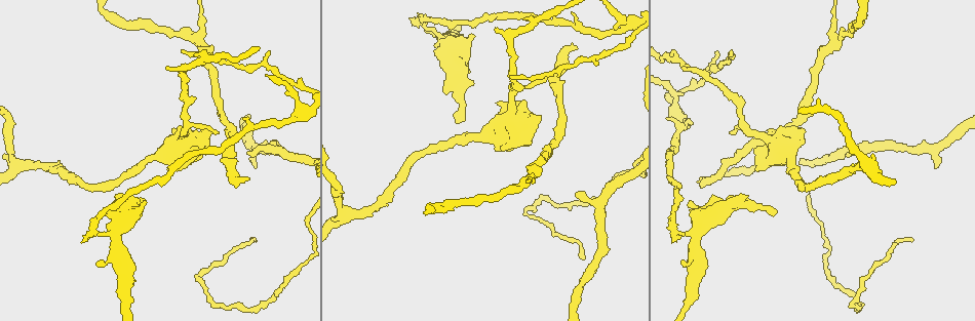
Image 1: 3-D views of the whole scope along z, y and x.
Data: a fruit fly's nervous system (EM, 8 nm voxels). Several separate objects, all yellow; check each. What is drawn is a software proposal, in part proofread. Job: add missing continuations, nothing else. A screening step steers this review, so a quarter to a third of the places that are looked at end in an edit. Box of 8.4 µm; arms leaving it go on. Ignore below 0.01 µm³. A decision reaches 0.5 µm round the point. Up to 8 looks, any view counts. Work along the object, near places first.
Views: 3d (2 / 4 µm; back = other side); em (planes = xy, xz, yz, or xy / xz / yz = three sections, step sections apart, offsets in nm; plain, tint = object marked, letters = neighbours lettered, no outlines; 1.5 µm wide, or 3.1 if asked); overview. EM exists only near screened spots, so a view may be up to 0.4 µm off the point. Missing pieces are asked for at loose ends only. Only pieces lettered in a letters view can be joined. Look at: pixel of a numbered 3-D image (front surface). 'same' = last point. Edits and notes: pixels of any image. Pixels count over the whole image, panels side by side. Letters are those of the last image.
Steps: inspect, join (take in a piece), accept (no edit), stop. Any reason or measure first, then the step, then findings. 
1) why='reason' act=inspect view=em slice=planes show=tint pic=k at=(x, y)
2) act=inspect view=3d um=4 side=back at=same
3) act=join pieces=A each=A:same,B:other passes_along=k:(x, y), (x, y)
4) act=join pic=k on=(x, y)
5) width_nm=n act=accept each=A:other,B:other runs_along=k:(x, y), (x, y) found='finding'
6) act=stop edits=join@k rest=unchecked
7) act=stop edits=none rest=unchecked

why='an open end' act=inspect view=3d um=2 pic=1 at=(691, 203)

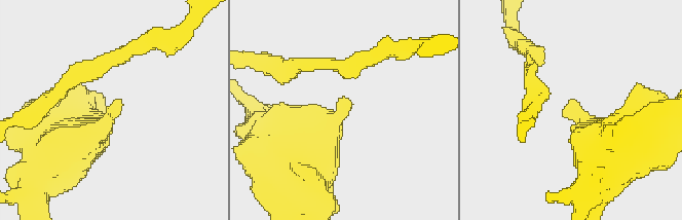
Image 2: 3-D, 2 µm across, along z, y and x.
act=inspect view=em slice=yz step=4 show=tint pic=2 at=(568, 100)

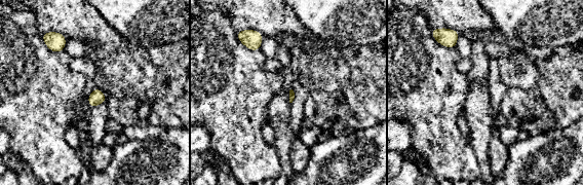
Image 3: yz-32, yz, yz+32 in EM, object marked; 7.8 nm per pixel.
why='see the neighbours' act=inspect view=em slice=yz step=4 show=letters at=same

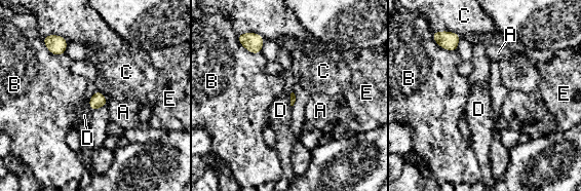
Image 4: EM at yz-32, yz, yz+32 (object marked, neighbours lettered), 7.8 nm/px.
act=accept each=A:other,B:other,C:other,D:other,E:other border=4:(52, 34), (59, 34), (68, 42) found='none of them fits'

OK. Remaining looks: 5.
why='thin end' act=inspect view=em slice=yz step=8 show=tint pic=1 at=(682, 68)

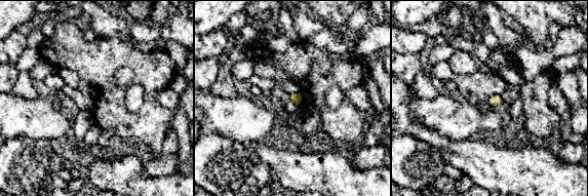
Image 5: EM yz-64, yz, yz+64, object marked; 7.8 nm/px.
why='another direction' act=inspect view=em slice=planes show=tint at=same

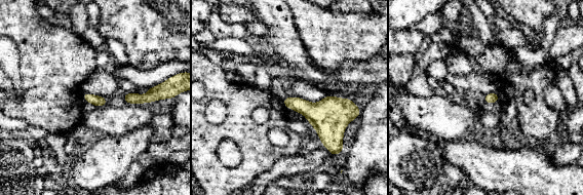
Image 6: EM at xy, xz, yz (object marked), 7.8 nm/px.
why='what lies round it' act=inspect view=em slice=planes show=letters at=same

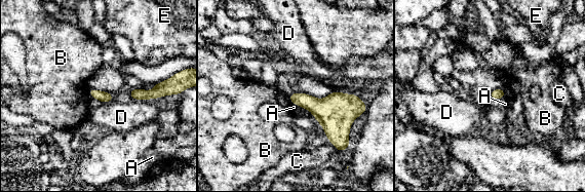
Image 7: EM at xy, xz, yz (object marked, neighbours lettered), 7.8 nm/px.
act=accept each=A:other,B:other,C:other,D:other,E:other found='none of them fits'

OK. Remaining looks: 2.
act=inspect view=3d um=4 pic=1 at=(935, 168)

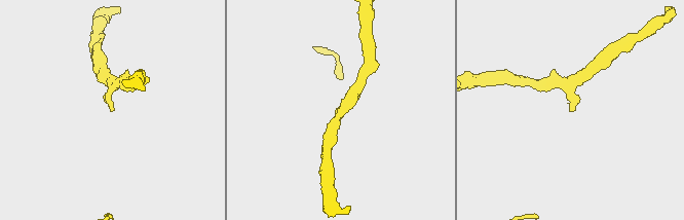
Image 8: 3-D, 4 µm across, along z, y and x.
arm_widths_nm=180,220 act=inspect view=em slice=planes show=letters pic=8 at=(571, 111)

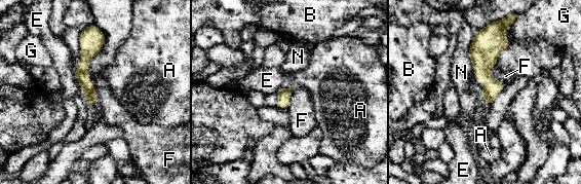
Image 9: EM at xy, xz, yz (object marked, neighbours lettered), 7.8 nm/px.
width_nm=100 act=accept each=A:other,B:other,E:other,F:other,G:other,N:other border=9:(106, 36), (89, 61), (89, 73) found='no lettered piece goes on from it'

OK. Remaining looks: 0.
act=stop edits=none rest=unchecked

